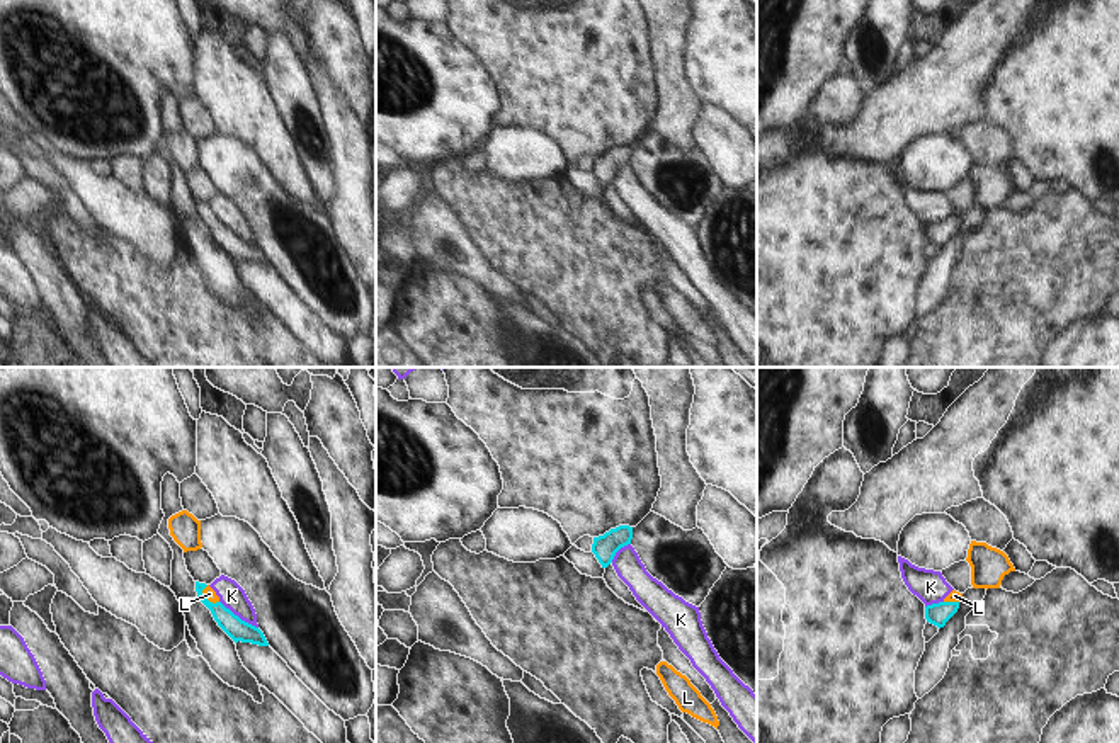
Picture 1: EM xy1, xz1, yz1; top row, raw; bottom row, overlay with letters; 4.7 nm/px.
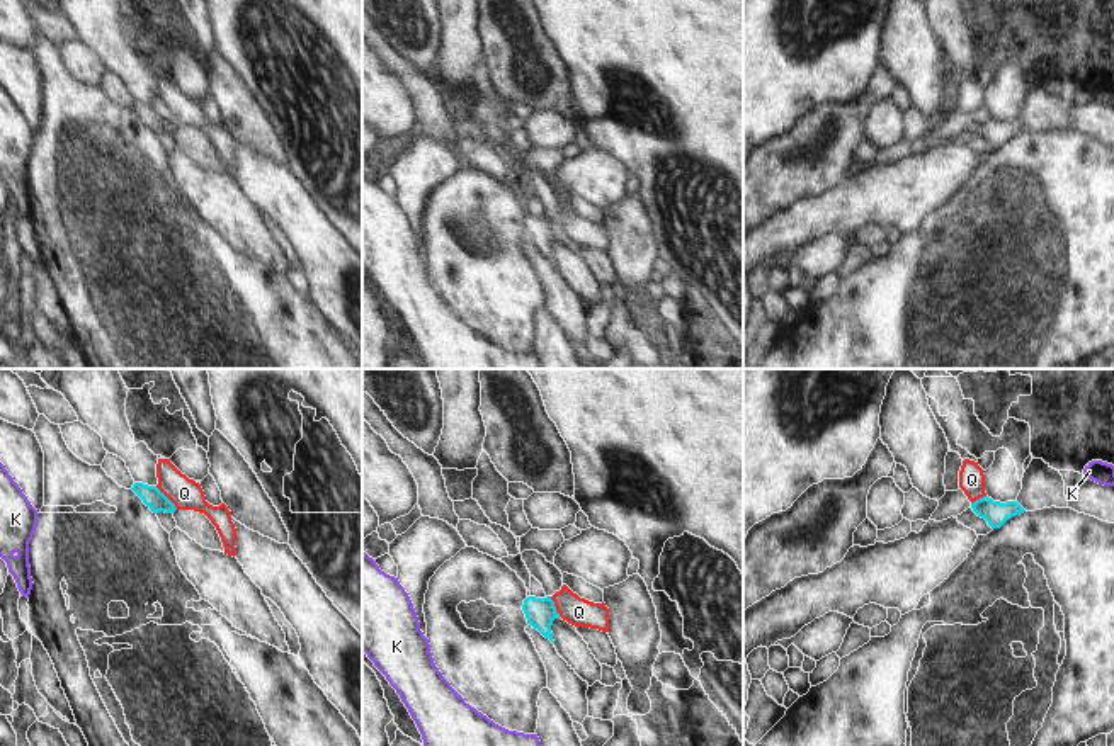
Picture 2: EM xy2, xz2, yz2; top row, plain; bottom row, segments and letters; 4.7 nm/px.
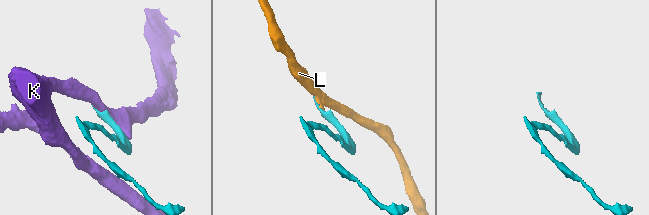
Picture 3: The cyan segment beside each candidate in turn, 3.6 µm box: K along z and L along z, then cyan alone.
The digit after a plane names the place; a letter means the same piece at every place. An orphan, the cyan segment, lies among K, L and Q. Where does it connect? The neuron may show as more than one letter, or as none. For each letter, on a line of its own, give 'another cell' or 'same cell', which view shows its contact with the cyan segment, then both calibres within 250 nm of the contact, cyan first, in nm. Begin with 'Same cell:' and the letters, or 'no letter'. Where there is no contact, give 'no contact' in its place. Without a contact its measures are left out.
Same cell: L
K: another cell; contact in xy1; calibres 100 and 120 nm
L: same cell; contact in xy1; calibres 100 and 60 nm
Q: another cell; contact in xy2; calibres 100 and 150 nm

